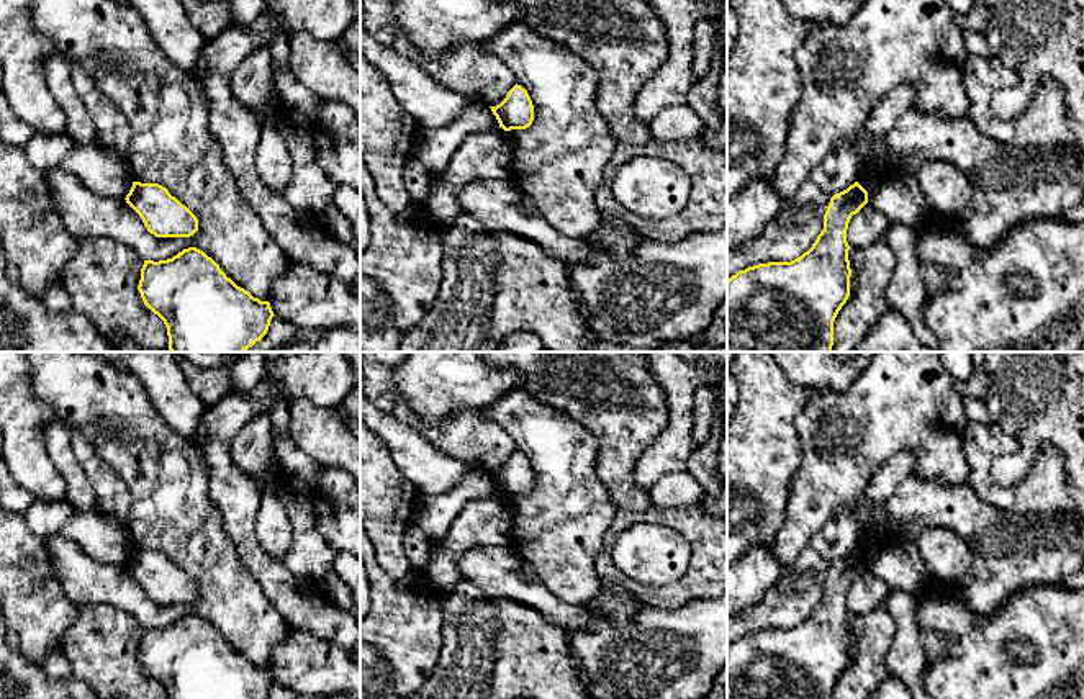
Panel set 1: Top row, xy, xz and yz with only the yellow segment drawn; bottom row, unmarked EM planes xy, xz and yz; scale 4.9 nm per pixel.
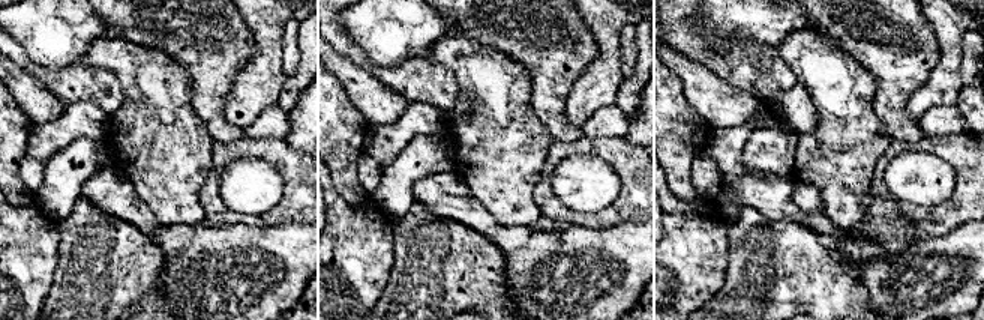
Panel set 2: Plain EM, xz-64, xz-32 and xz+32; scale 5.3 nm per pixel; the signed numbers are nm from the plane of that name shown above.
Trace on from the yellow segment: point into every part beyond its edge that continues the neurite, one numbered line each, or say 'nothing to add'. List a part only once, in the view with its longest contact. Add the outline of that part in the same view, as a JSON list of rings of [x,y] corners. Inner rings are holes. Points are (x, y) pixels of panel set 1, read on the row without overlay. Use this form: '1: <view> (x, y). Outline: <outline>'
nothing to add

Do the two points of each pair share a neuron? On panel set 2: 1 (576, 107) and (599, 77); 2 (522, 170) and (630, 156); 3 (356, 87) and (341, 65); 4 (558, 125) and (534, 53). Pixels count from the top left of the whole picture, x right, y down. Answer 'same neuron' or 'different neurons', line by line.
1: same neuron
2: different neurons
3: same neuron
4: same neuron

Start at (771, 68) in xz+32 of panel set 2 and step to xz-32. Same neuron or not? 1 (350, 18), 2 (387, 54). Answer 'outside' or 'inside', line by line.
1: outside
2: outside

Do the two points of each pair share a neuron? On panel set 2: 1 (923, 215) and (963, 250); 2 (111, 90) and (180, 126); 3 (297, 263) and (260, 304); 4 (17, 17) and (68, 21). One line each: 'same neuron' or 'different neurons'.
1: different neurons
2: different neurons
3: same neuron
4: same neuron

